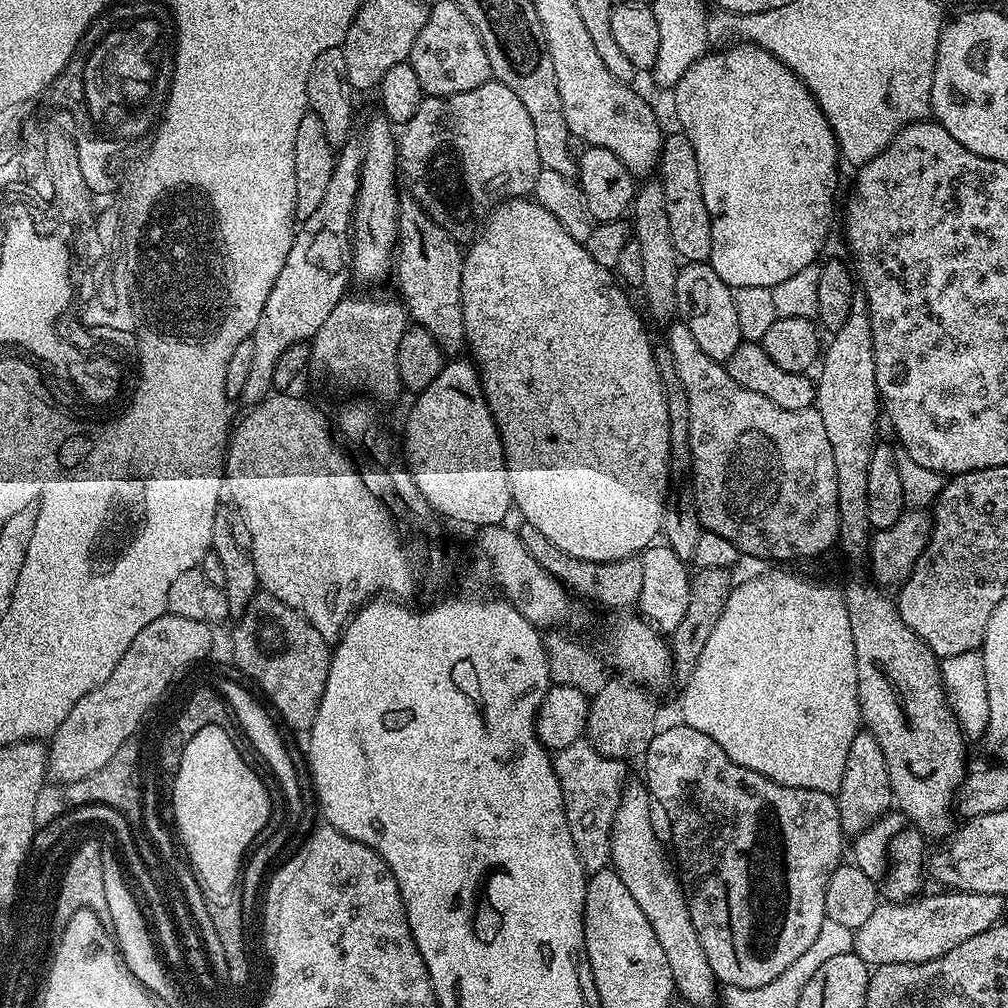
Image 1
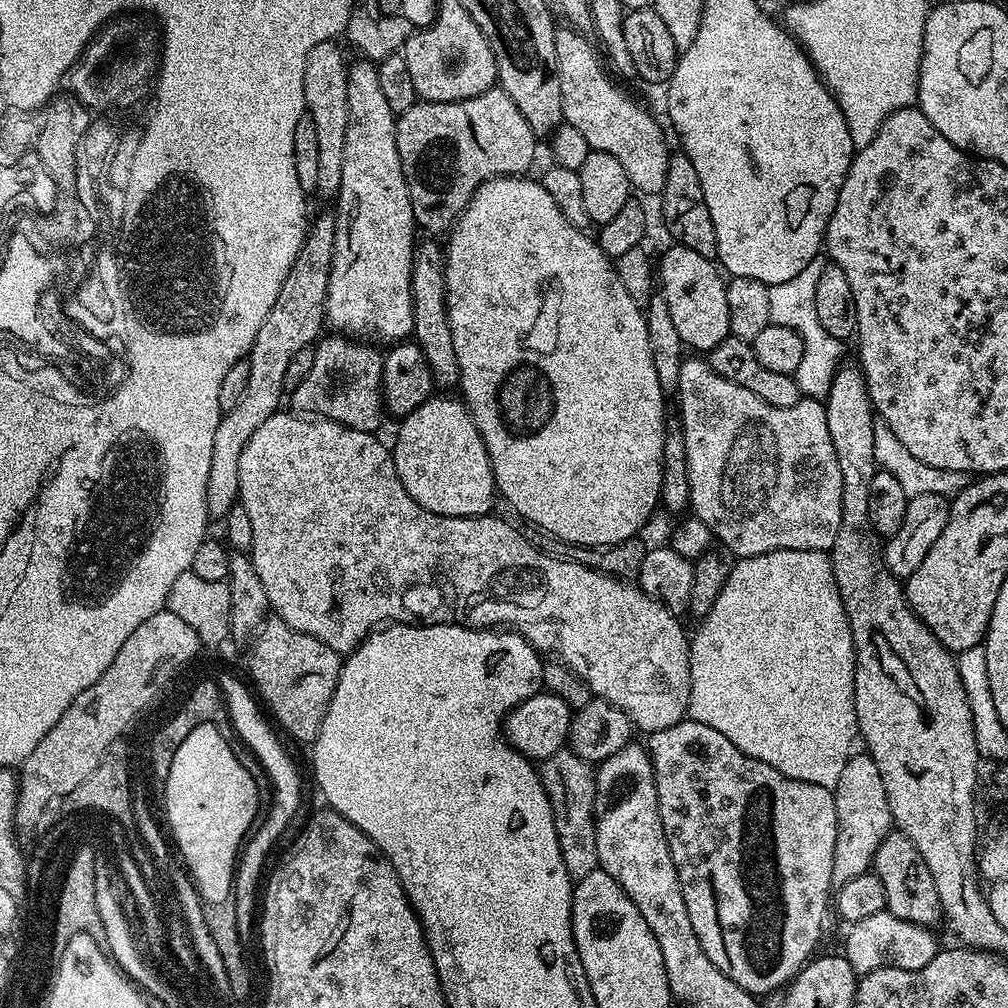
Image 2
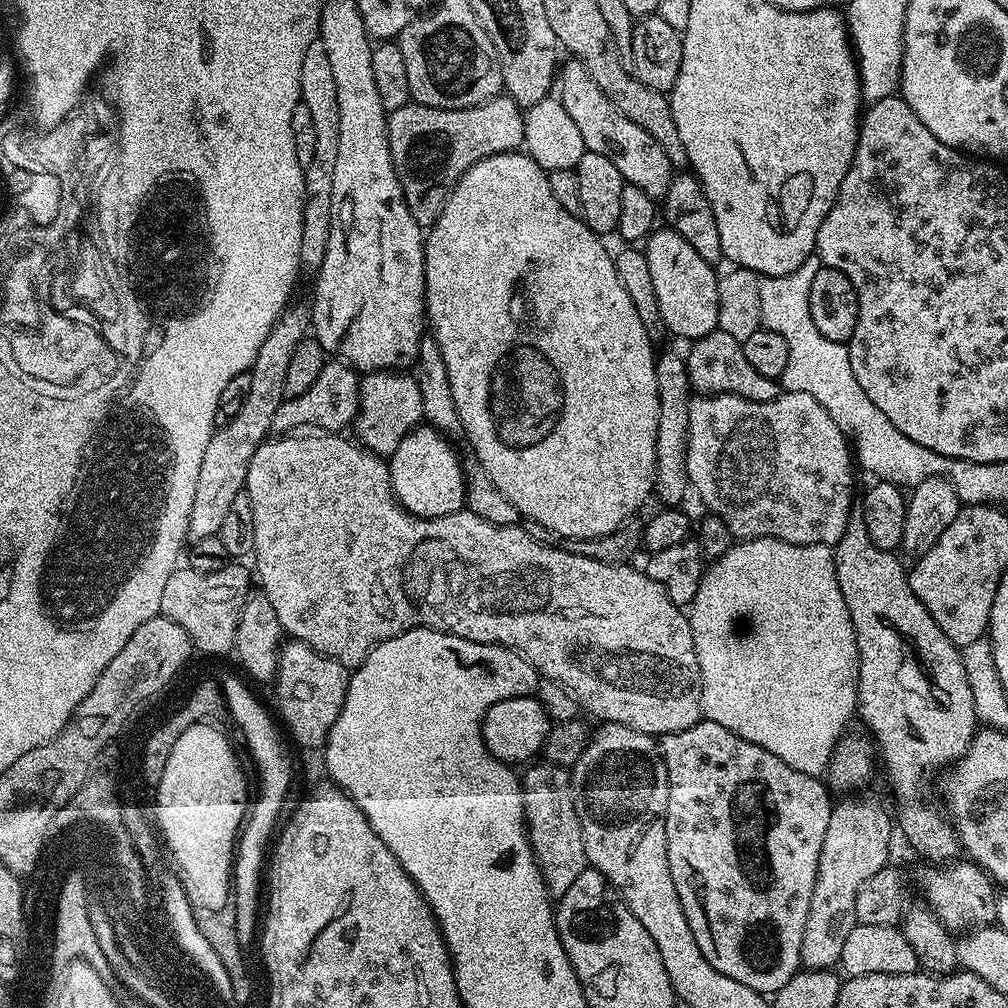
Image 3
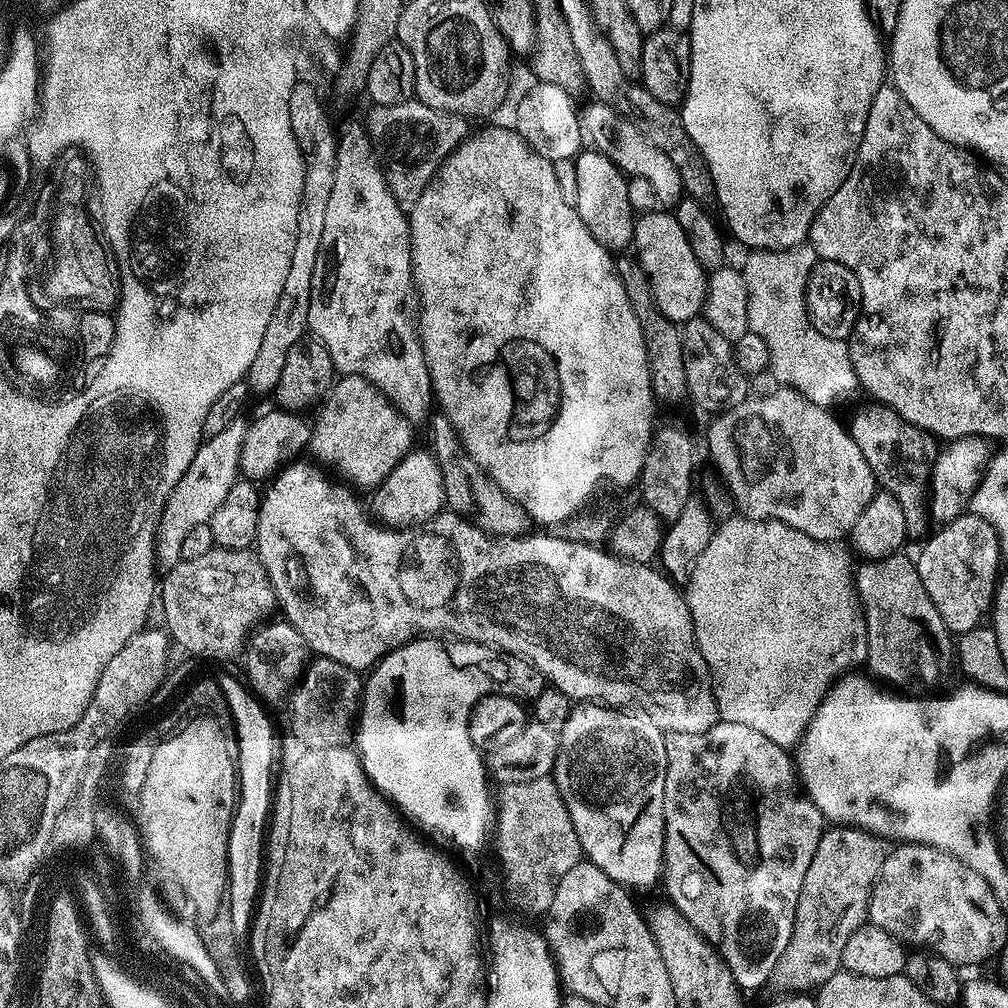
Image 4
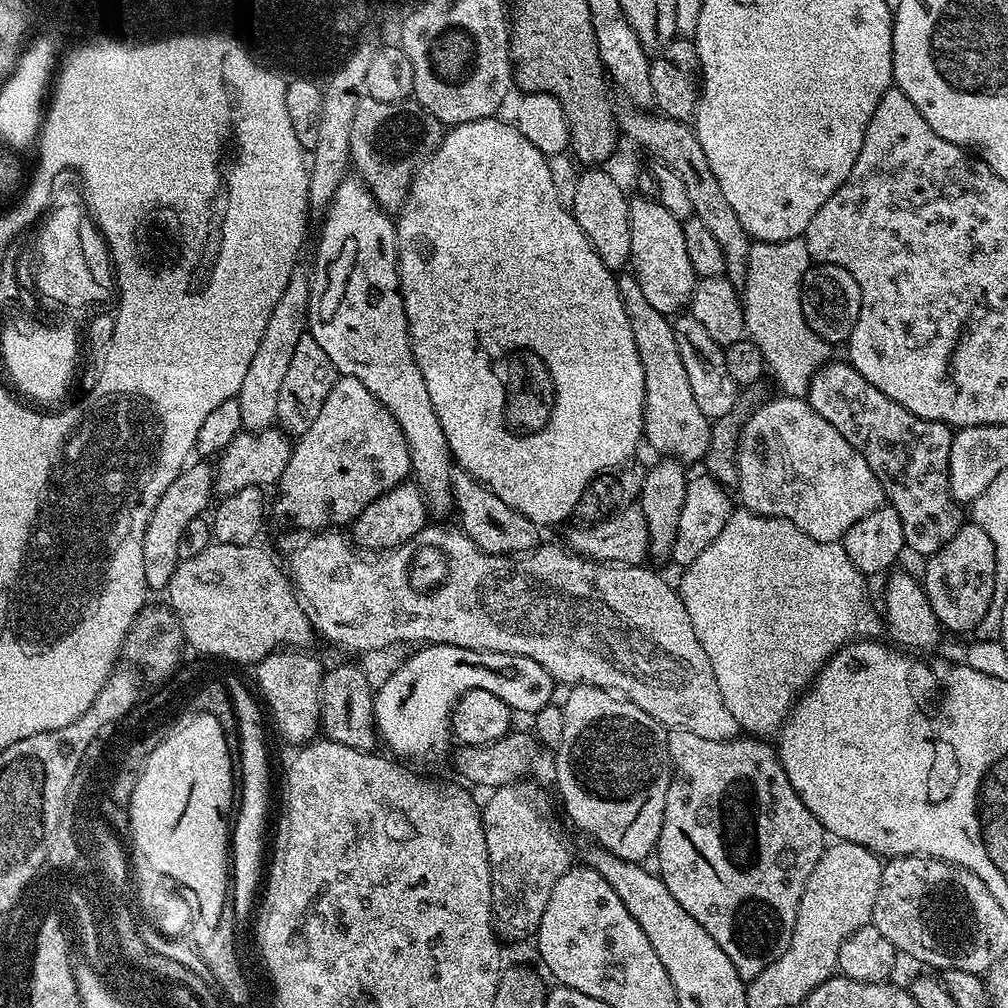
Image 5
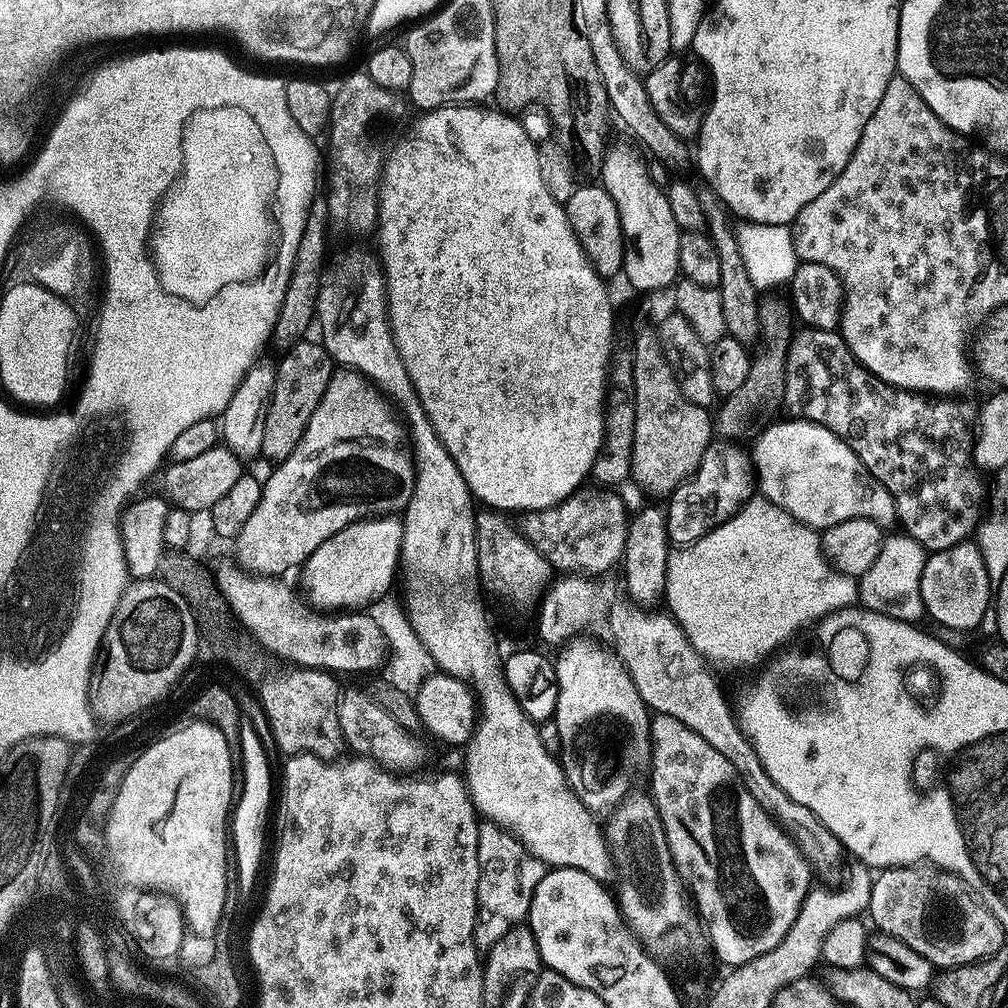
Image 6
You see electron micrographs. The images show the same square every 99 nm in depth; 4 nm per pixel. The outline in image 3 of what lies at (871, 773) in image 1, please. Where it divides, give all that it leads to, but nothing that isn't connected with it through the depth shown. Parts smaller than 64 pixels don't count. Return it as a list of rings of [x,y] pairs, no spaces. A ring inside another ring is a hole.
[[[852,794],[849,795],[852,796],[849,800],[837,799],[833,803],[830,823],[826,826],[826,838],[822,838],[822,854],[818,854],[818,874],[800,951],[801,963],[808,970],[831,969],[839,963],[843,943],[856,925],[854,901],[857,898],[857,892],[866,878],[872,878],[878,870],[882,870],[889,863],[888,851],[892,848],[892,832],[894,836],[893,817],[889,809],[887,812],[878,801],[860,795],[864,794]]]

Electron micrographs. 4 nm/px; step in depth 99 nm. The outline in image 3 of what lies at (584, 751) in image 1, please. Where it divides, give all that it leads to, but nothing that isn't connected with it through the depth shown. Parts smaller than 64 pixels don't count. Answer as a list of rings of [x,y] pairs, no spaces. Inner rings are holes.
[[[536,762],[523,769],[522,783],[528,822],[528,839],[532,842],[532,853],[536,856],[536,864],[540,868],[540,873],[543,876],[548,876],[545,884],[548,887],[549,895],[558,898],[570,888],[571,883],[588,867],[586,846],[582,842],[582,830],[572,801],[572,777],[565,765]]]

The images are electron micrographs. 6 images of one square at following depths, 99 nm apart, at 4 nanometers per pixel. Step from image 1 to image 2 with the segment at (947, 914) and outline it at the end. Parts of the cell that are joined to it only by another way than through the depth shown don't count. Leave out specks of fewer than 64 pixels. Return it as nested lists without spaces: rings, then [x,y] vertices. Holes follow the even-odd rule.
[[[888,911],[870,914],[870,918],[862,918],[862,922],[854,922],[844,936],[842,954],[850,962],[850,966],[858,974],[897,968],[898,970],[922,970],[926,962],[936,957],[936,932],[923,928],[914,922],[906,922],[902,918],[894,918]]]

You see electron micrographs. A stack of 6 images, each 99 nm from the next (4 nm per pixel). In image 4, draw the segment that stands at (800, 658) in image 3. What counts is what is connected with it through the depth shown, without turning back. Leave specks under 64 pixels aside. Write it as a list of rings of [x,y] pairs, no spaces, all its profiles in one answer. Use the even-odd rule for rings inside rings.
[[[739,514],[732,515],[713,531],[710,546],[702,550],[702,558],[698,558],[691,578],[687,582],[686,599],[694,622],[696,645],[712,676],[712,694],[716,700],[716,714],[720,720],[751,726],[752,729],[758,730],[758,734],[770,738],[770,742],[789,750],[795,749],[804,739],[805,732],[811,726],[816,712],[819,711],[837,681],[845,674],[859,669],[856,667],[859,664],[861,667],[867,661],[868,643],[864,612],[861,611],[860,600],[856,597],[854,566],[848,558],[849,549],[847,547],[844,549],[844,546],[840,542],[815,540],[777,520],[748,520]]]

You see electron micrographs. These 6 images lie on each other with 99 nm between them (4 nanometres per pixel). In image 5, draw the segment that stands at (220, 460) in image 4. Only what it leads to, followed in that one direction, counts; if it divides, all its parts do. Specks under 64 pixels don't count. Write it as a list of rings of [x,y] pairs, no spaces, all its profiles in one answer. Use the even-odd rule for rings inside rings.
[[[189,463],[184,471],[166,486],[158,506],[154,506],[154,512],[150,514],[150,520],[146,526],[146,534],[142,542],[142,570],[146,572],[146,582],[149,589],[167,589],[170,578],[174,578],[176,565],[182,559],[180,543],[184,540],[184,531],[192,524],[195,516],[200,516],[204,511],[209,511],[208,499],[214,496],[214,468],[211,463]]]

